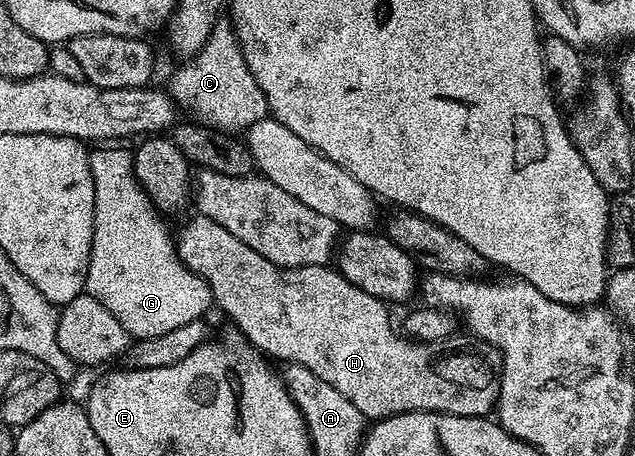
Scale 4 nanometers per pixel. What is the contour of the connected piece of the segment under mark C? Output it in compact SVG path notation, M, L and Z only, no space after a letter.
M225 23L215 24L201 50L171 74L168 95L179 109L187 108L194 115L191 117L225 132L242 134L251 125L267 119L270 107L264 90L260 90L252 70L248 70L248 62L244 62L238 35Z

